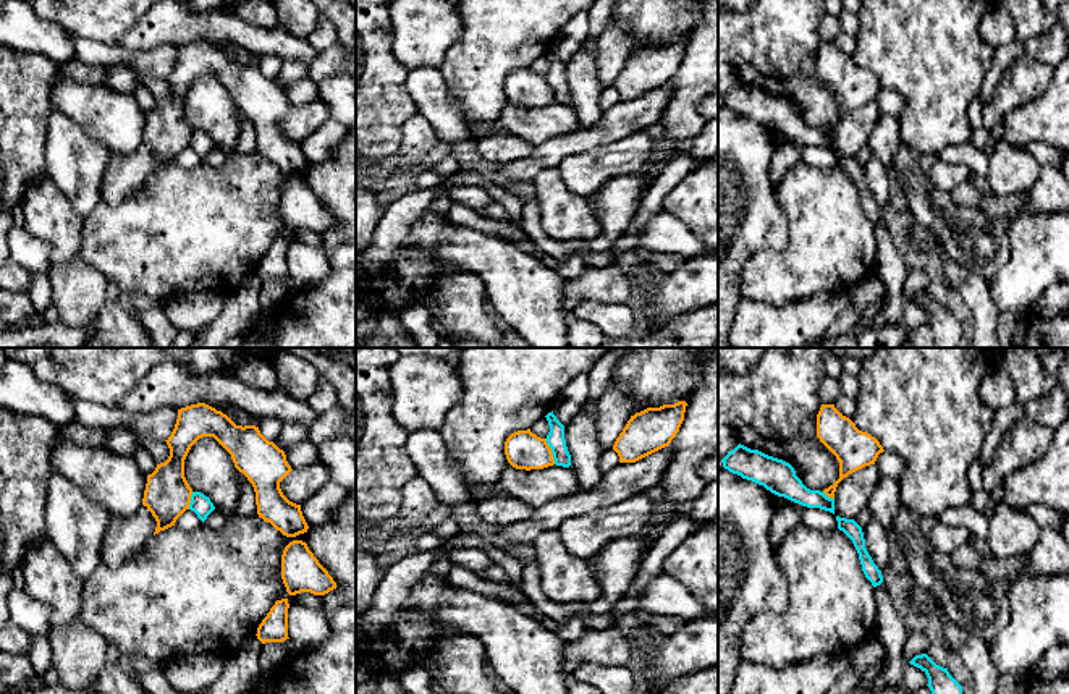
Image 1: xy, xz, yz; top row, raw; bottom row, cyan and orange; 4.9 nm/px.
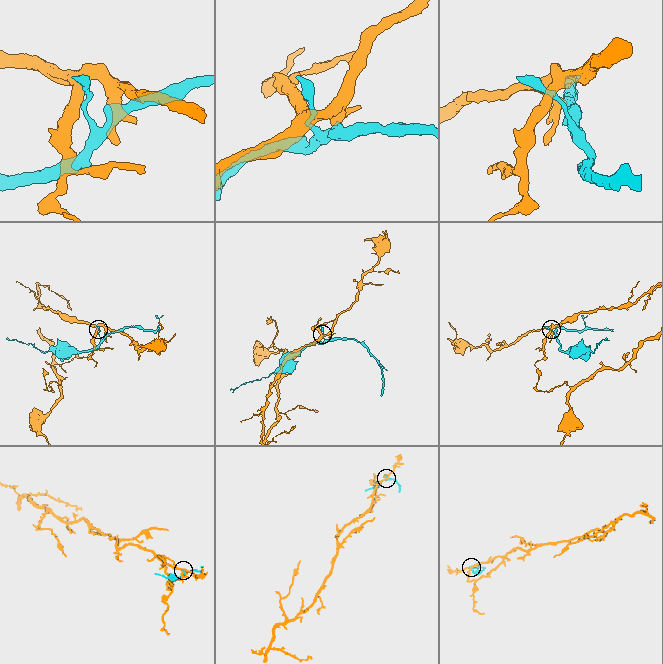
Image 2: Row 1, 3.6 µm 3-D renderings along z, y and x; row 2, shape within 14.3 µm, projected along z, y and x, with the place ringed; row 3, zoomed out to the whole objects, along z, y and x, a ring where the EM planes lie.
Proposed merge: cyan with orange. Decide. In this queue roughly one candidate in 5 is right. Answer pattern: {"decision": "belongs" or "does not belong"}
{"decision": "does not belong"}

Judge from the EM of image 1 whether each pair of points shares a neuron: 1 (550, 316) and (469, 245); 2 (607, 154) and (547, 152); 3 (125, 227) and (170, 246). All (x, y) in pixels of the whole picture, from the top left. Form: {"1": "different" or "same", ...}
{"1": "same", "2": "different", "3": "same"}

